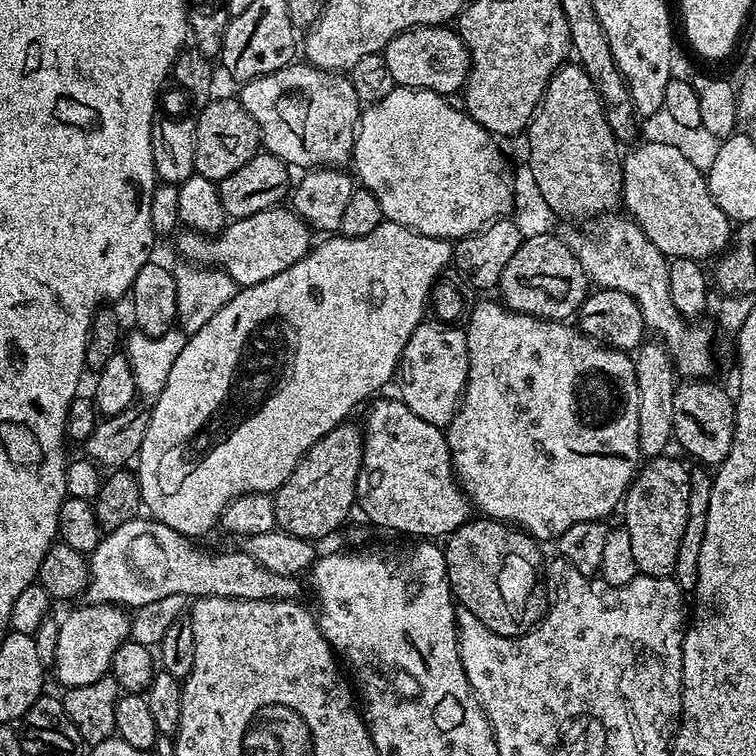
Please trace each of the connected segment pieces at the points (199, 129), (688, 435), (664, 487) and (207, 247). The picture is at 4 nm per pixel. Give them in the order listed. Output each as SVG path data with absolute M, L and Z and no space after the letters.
M212 99L205 108L199 109L196 121L196 153L194 154L195 173L202 178L210 179L215 182L234 174L250 158L254 158L257 152L261 151L260 131L246 114L246 110L240 104L239 99L220 100Z
M688 378L677 383L674 394L674 426L672 435L675 443L681 444L690 455L704 466L719 466L730 454L736 425L736 402L733 393L708 384L704 378Z
M661 454L637 471L636 479L622 501L622 526L630 534L636 570L642 576L672 576L678 562L678 546L682 546L682 530L686 530L686 514L690 506L689 465Z
M277 206L248 215L244 219L232 220L215 235L183 229L175 235L174 241L185 261L221 268L241 288L264 282L300 261L311 251L310 235L311 228L299 215L287 207Z

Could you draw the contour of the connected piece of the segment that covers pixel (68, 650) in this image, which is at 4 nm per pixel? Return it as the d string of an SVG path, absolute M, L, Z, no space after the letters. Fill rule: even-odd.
M82 604L59 621L58 641L52 672L65 689L86 686L109 673L114 651L125 642L131 631L127 613L114 604Z

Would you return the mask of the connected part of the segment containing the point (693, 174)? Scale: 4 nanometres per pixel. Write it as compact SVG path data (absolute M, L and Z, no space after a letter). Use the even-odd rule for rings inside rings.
M664 140L637 143L632 153L623 157L623 207L636 221L646 238L658 246L662 255L669 258L690 258L701 262L707 256L716 258L732 242L733 221L714 202L708 189L707 175L676 144Z

